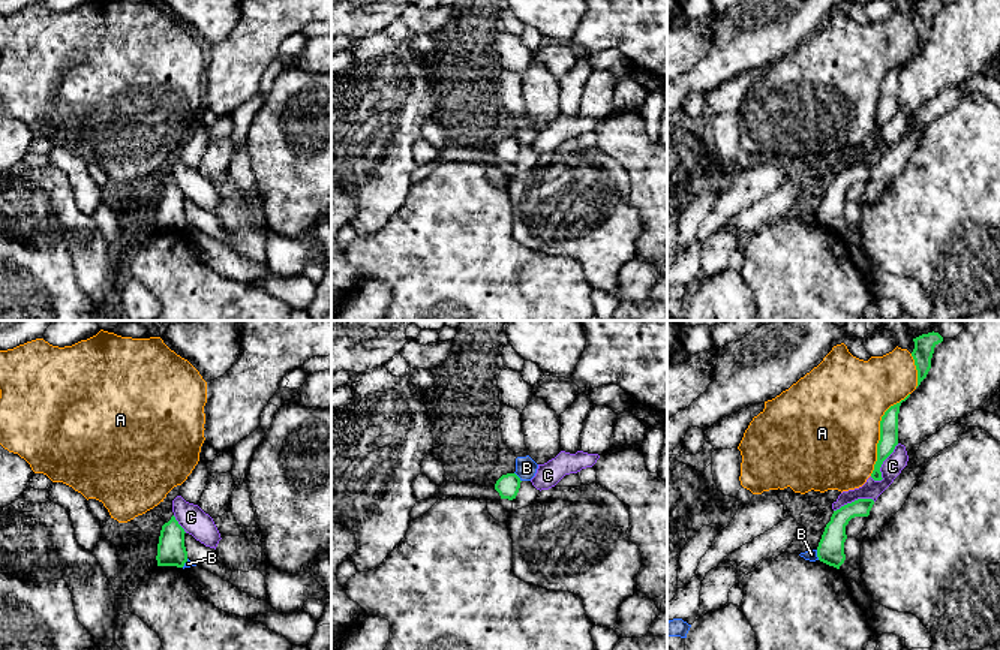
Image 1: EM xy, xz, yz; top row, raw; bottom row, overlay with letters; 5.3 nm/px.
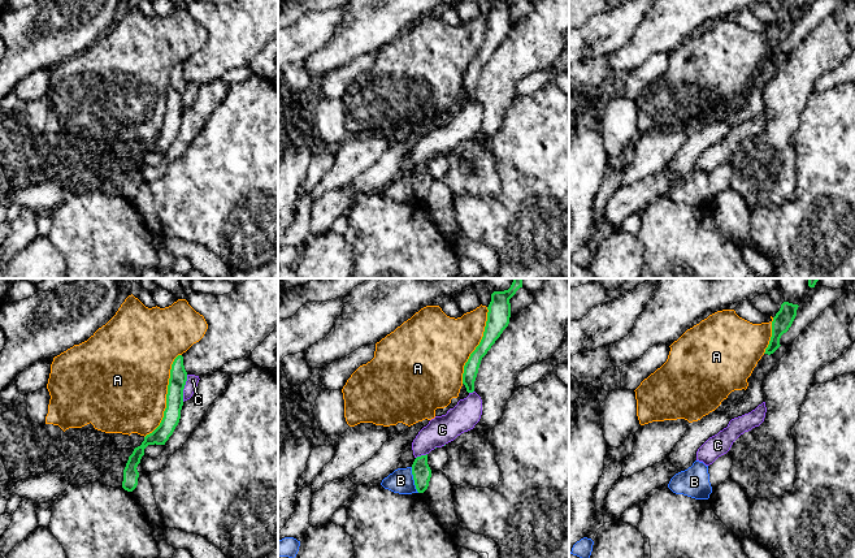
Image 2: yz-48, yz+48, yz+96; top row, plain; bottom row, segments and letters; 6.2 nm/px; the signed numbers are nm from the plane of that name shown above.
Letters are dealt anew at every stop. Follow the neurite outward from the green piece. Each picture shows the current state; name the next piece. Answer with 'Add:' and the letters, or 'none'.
Add: none

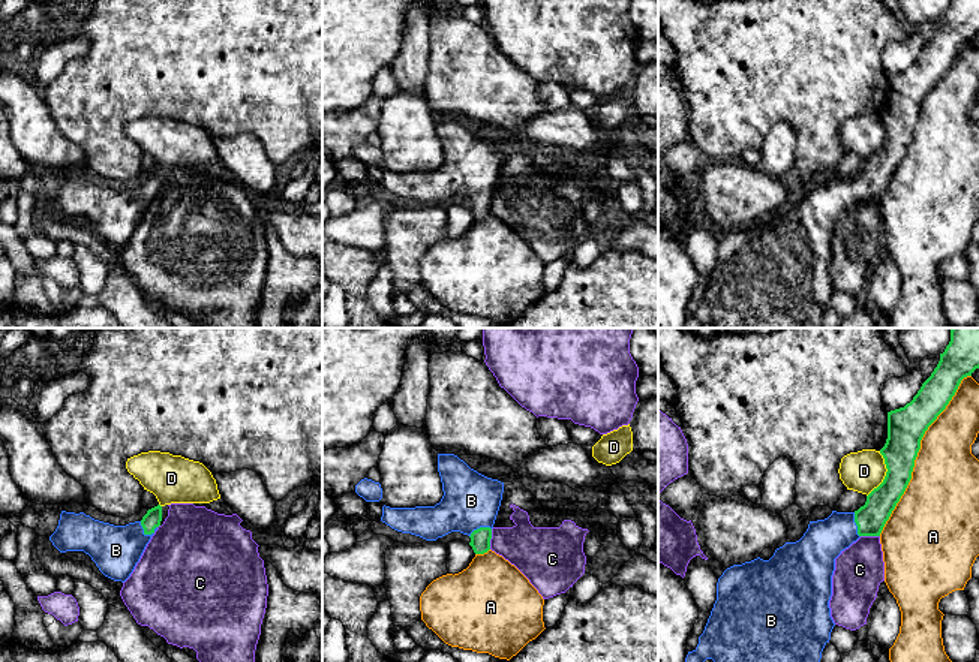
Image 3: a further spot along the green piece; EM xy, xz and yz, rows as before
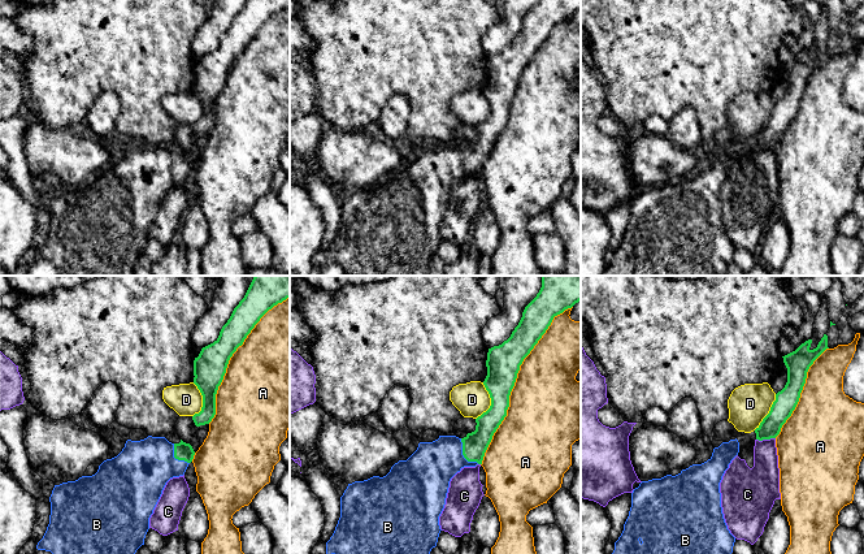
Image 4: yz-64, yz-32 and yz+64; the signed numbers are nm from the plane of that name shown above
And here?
Add: B

